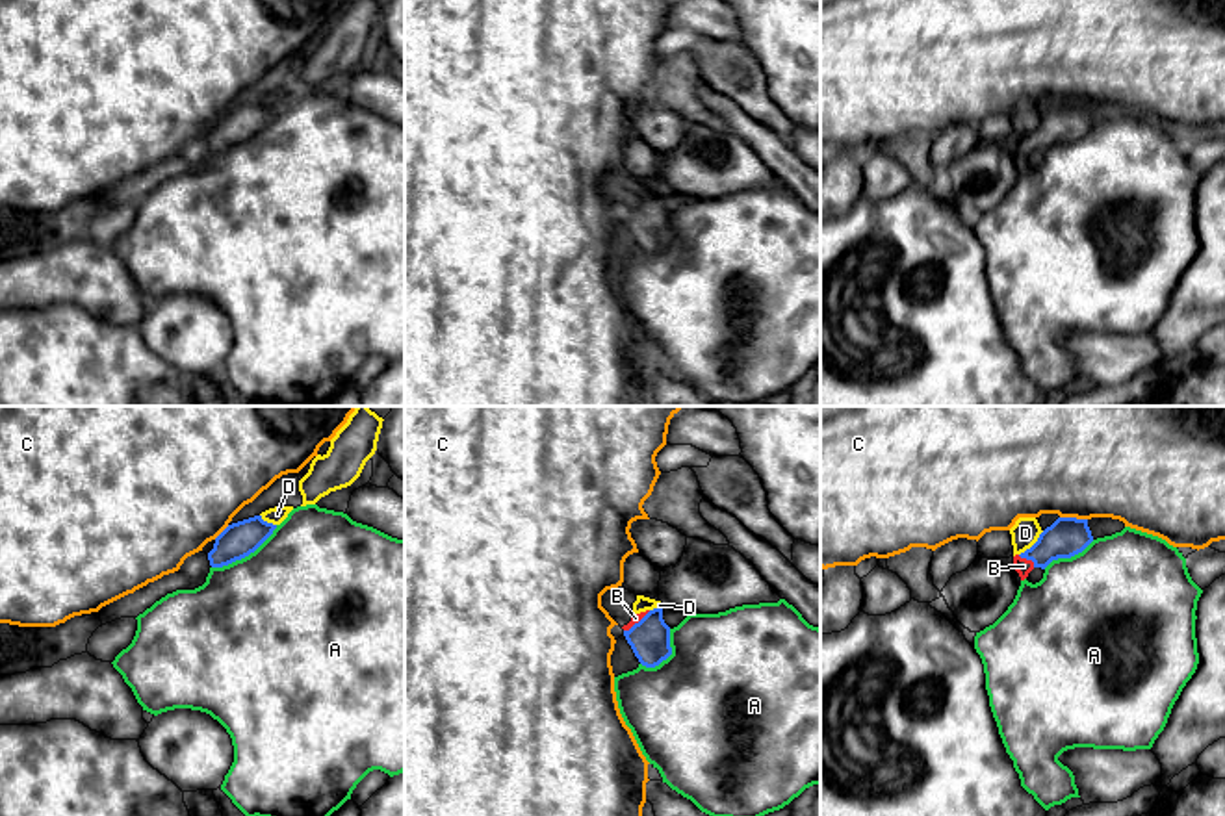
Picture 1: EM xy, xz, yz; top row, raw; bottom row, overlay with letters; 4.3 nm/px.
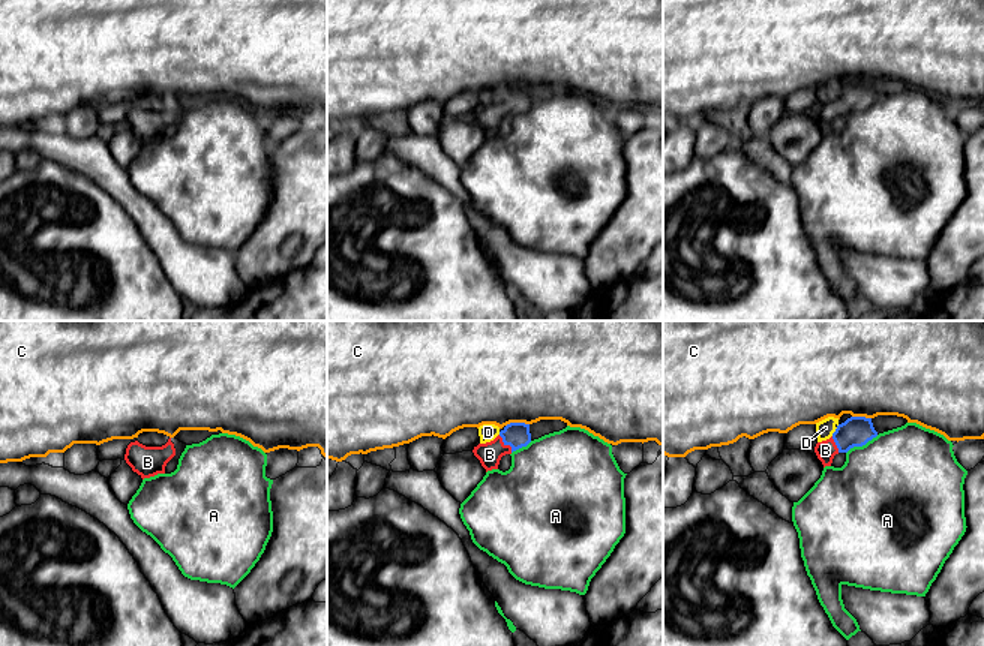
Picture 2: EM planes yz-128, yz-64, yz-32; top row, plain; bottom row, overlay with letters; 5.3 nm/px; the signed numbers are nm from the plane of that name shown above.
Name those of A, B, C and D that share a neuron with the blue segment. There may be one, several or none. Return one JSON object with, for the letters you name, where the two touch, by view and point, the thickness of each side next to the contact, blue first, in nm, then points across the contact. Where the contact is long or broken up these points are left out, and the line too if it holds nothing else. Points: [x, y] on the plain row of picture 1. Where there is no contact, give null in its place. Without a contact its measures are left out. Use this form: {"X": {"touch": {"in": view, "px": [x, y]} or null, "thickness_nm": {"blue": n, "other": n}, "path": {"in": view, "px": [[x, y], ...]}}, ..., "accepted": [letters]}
{"B": {"touch": {"in": "yz", "px": [1027, 143]}, "thickness_nm": {"blue": 170, "other": 70}, "path": {"in": "yz", "px": [[1068, 121], [1040, 140], [1027, 143], [1023, 151]]}}, "accepted": ["B"]}

